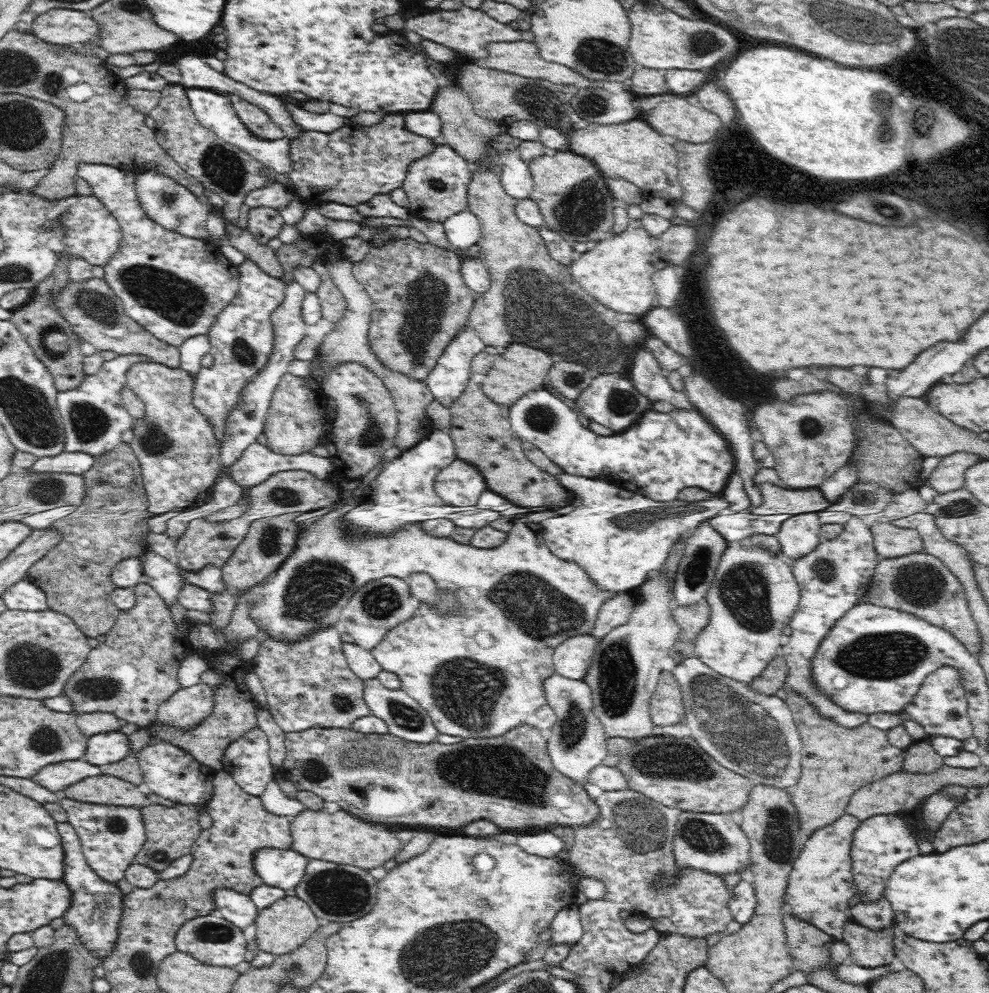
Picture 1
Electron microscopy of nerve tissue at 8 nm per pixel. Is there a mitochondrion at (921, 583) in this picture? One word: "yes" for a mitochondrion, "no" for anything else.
yes

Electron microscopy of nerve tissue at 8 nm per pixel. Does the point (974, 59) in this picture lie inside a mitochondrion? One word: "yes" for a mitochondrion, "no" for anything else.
yes

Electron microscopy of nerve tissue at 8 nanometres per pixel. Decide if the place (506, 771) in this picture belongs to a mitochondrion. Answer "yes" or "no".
yes

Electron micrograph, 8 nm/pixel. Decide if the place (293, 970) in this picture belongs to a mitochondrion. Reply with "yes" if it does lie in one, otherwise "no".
yes

